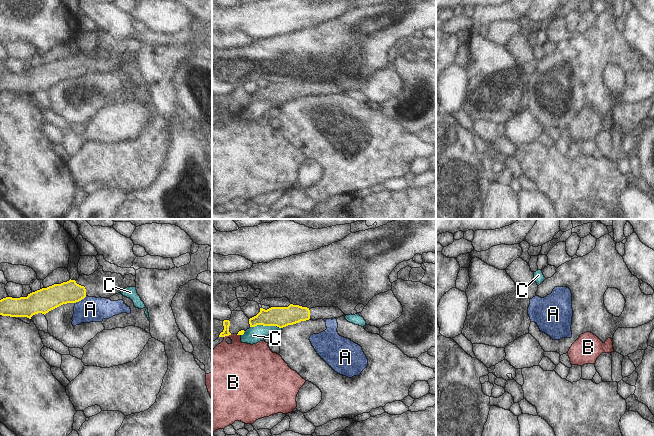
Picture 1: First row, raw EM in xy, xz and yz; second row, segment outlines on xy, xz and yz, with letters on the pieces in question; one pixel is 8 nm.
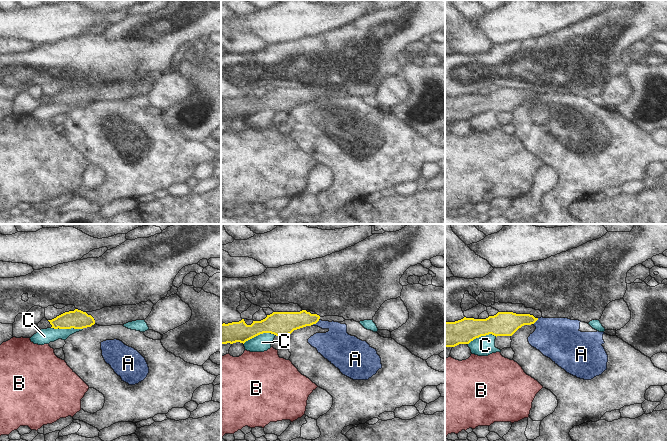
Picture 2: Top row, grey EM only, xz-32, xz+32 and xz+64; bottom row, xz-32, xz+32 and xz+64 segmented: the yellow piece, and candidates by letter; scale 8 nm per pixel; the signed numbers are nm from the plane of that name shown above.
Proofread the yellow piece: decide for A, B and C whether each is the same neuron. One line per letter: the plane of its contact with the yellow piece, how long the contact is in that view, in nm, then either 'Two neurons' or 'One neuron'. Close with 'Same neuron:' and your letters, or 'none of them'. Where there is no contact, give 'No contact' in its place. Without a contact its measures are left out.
A: Touches yellow in xy. Shared border 110 nm. Two neurons
B: Touches yellow in xz. Shared border 70 nm. Two neurons
C: Touches yellow in xz. Shared border 260 nm. Two neurons
Same neuron: none of them

